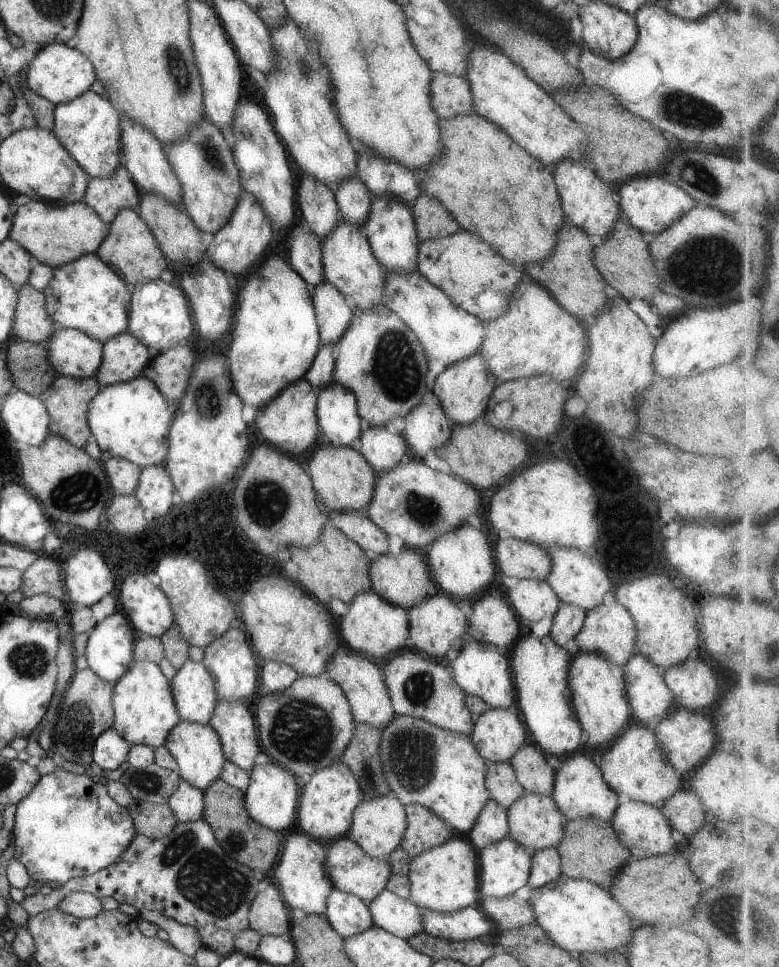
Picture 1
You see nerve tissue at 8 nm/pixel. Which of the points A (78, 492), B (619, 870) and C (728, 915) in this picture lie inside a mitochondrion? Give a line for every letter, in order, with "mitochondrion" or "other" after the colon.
A: mitochondrion
B: other
C: mitochondrion

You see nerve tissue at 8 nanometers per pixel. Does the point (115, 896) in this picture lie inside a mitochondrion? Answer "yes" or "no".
no

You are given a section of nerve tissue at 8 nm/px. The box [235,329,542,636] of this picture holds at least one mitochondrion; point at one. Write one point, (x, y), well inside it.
(269, 504)

